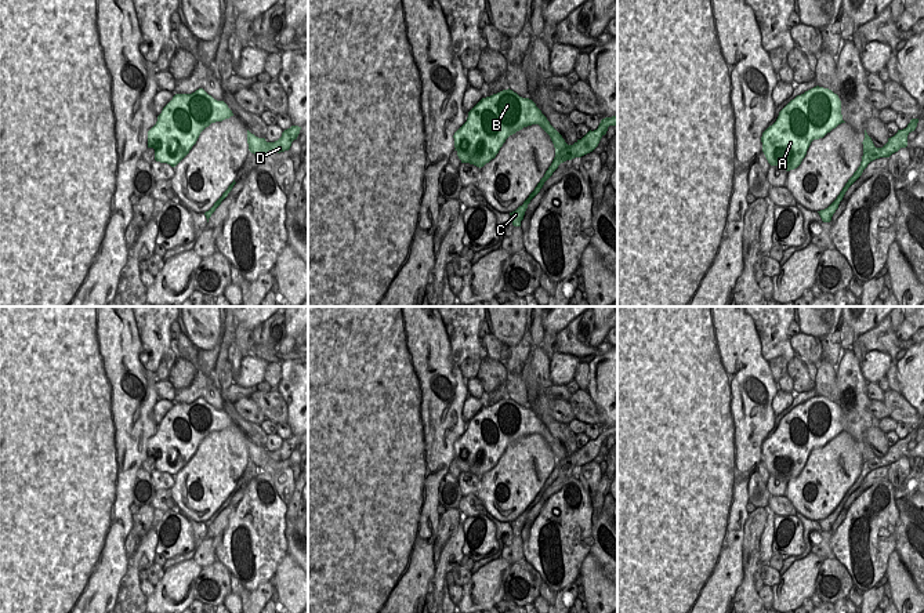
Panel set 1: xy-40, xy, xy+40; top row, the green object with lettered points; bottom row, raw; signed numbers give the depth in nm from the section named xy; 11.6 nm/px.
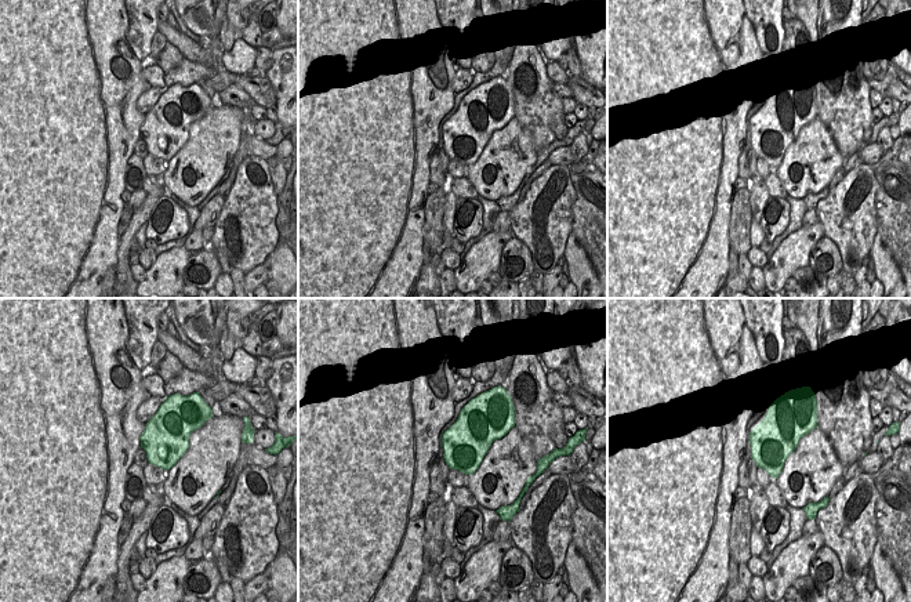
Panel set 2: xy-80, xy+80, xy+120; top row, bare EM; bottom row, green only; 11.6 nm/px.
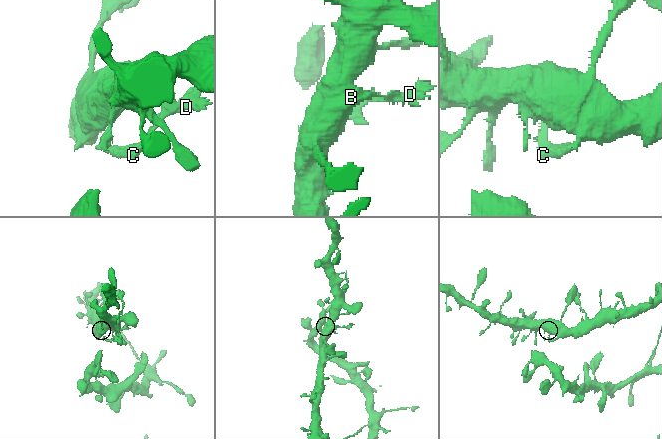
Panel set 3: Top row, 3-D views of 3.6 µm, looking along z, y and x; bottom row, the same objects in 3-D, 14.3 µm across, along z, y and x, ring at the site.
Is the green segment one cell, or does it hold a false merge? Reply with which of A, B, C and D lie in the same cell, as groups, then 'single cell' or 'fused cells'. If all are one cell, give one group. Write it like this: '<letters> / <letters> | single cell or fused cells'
A B / C D | fused cells

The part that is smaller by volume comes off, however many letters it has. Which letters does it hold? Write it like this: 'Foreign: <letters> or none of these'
Foreign: C, D

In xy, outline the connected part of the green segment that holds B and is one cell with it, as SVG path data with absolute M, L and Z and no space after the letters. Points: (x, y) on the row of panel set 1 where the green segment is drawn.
M503 90L482 98L467 121L454 133L454 150L461 163L483 167L496 157L506 139L523 127L541 126L547 117L529 98Z

